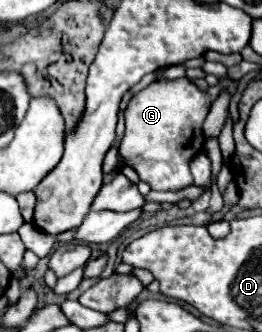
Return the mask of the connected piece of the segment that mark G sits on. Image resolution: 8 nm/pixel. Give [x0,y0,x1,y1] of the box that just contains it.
[120,79,238,191]

